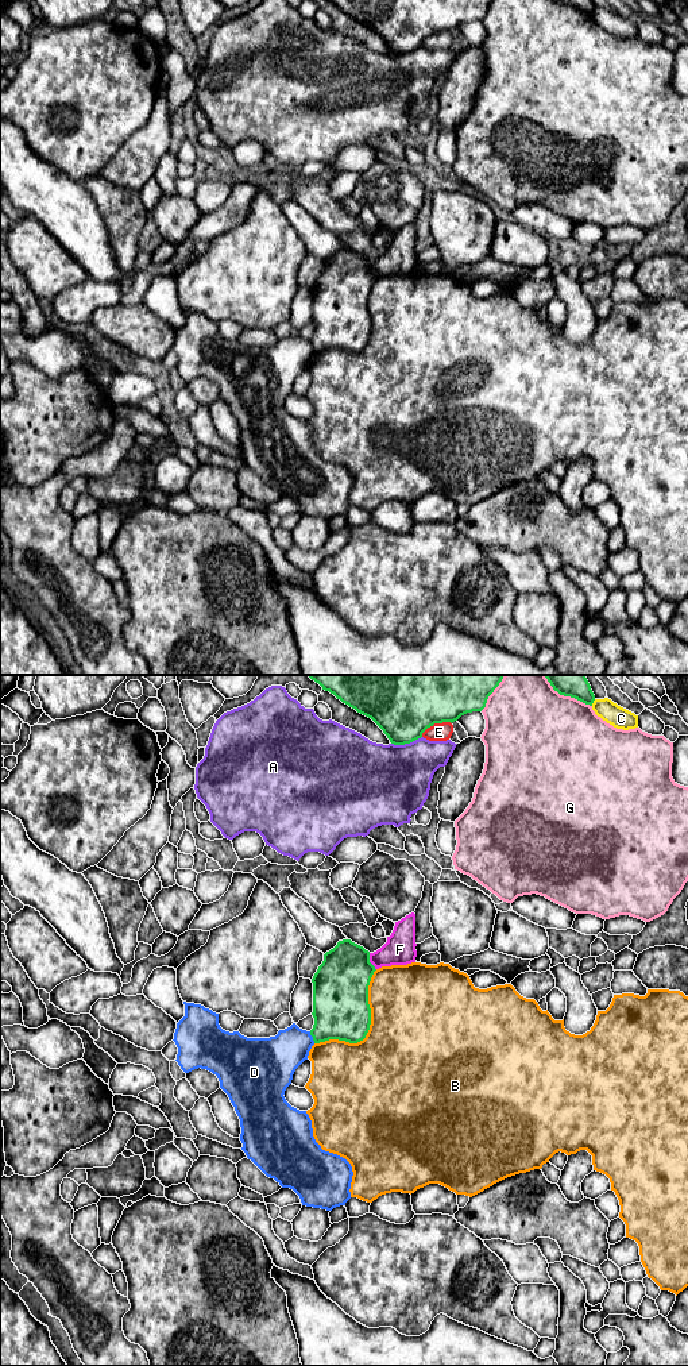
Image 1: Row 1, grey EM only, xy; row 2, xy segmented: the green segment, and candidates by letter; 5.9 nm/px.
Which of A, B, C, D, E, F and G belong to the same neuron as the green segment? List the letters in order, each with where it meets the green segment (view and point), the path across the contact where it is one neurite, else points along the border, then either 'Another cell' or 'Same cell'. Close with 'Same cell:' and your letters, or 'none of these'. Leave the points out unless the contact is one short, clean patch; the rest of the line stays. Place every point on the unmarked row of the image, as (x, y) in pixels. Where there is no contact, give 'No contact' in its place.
A: Touches green at xy (406, 51). Boundary: xy (421, 45), (409, 51), (391, 53). Another cell
B: Touches green at xy (368, 338). Another cell
C: Touches green at xy (592, 11). Another cell
D: Touches green at xy (312, 344). Boundary: xy (309, 340), (314, 351). Another cell
E: Touches green at xy (435, 31). Another cell
F: Touches green at xy (368, 270). Another cell
G: Touches green at xy (574, 6). Another cell
Same cell: none of these

